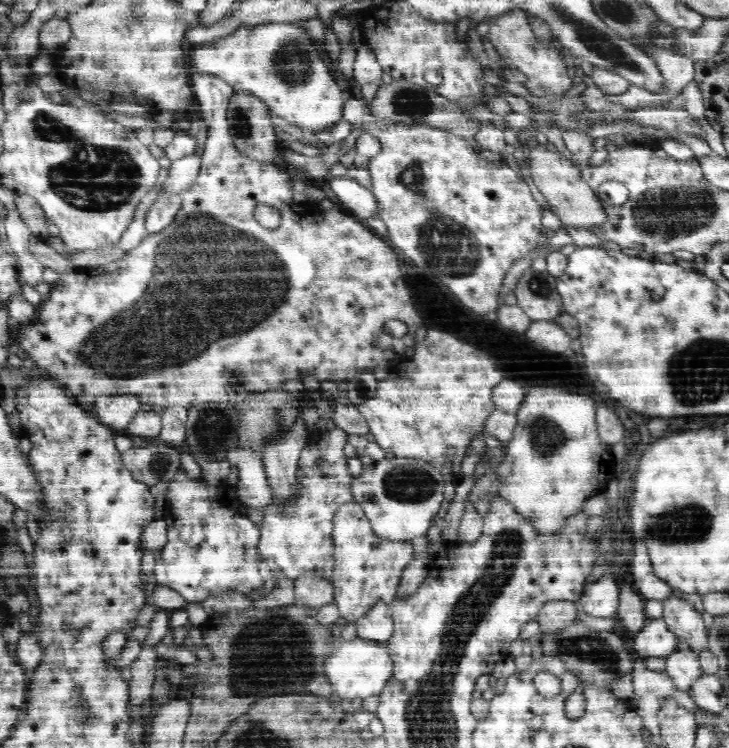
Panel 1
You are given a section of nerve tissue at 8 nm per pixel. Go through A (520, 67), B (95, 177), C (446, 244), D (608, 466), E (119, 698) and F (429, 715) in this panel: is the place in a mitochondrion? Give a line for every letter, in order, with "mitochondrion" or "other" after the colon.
A: other
B: mitochondrion
C: mitochondrion
D: other
E: other
F: mitochondrion

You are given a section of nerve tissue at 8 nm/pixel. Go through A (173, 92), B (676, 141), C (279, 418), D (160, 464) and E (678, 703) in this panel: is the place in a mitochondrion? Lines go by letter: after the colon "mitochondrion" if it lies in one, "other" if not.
A: other
B: other
C: mitochondrion
D: mitochondrion
E: other

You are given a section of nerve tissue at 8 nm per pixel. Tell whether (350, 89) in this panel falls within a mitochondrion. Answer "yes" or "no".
no

